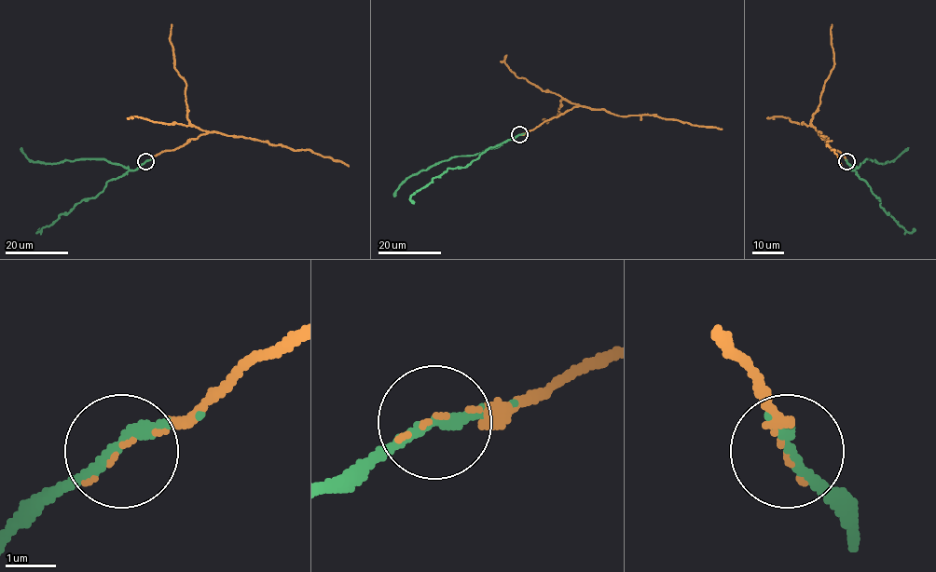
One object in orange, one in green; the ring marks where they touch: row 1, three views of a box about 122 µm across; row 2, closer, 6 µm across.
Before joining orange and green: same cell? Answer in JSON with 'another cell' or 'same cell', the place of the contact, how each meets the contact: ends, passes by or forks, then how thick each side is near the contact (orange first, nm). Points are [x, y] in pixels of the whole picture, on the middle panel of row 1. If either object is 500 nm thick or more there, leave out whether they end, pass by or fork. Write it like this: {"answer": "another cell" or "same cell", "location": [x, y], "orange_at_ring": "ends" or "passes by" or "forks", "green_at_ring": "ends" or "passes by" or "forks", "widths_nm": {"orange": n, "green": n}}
{"answer": "same cell", "location": [519, 134], "orange_at_ring": "ends", "green_at_ring": "passes by", "widths_nm": {"orange": 60, "green": 220}}

